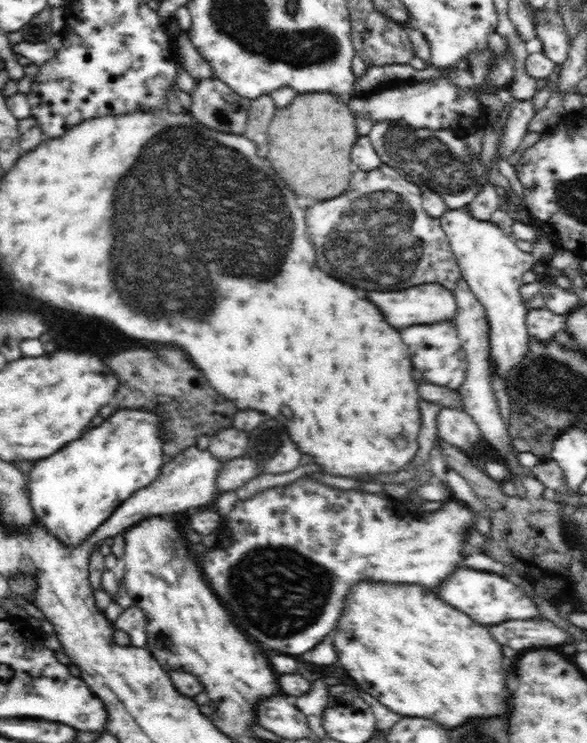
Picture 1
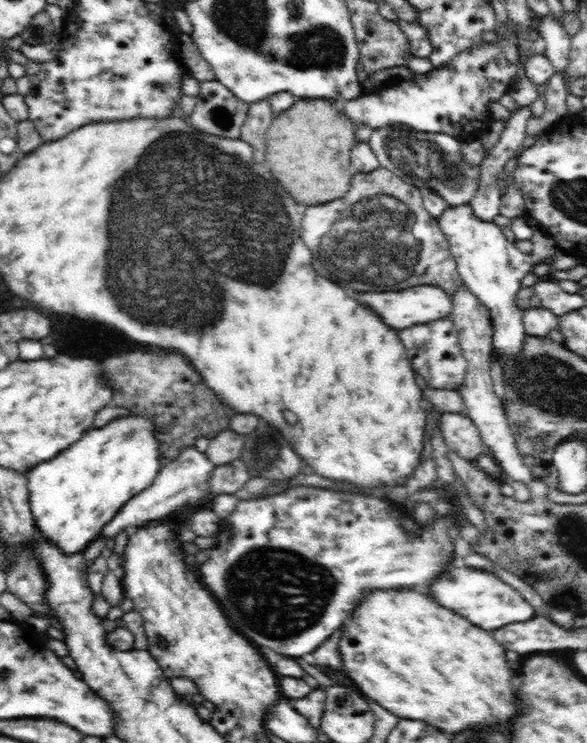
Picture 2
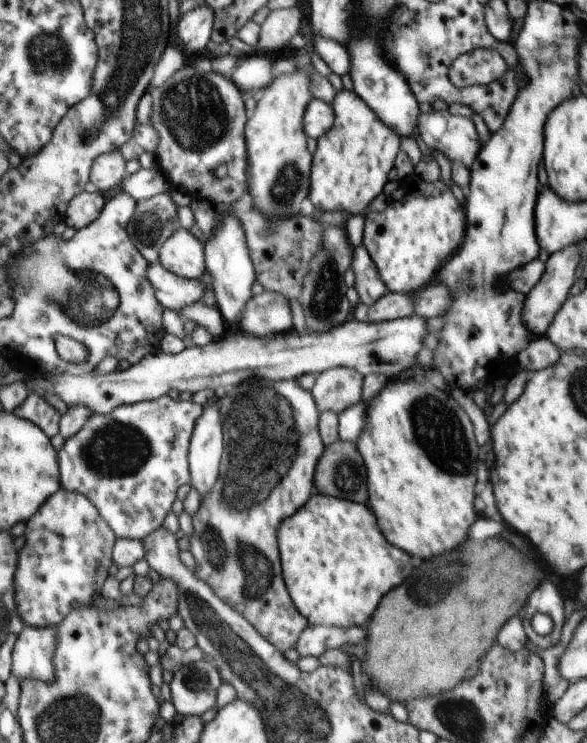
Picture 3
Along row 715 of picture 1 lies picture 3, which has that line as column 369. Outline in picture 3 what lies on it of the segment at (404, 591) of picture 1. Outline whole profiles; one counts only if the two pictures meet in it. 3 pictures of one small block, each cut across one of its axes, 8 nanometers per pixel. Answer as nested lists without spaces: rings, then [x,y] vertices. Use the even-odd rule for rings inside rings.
[[[390,379],[369,401],[366,424],[356,448],[368,472],[368,504],[376,514],[378,528],[388,542],[420,558],[432,558],[464,542],[468,526],[476,520],[474,484],[480,446],[468,414],[458,402],[429,381]]]

